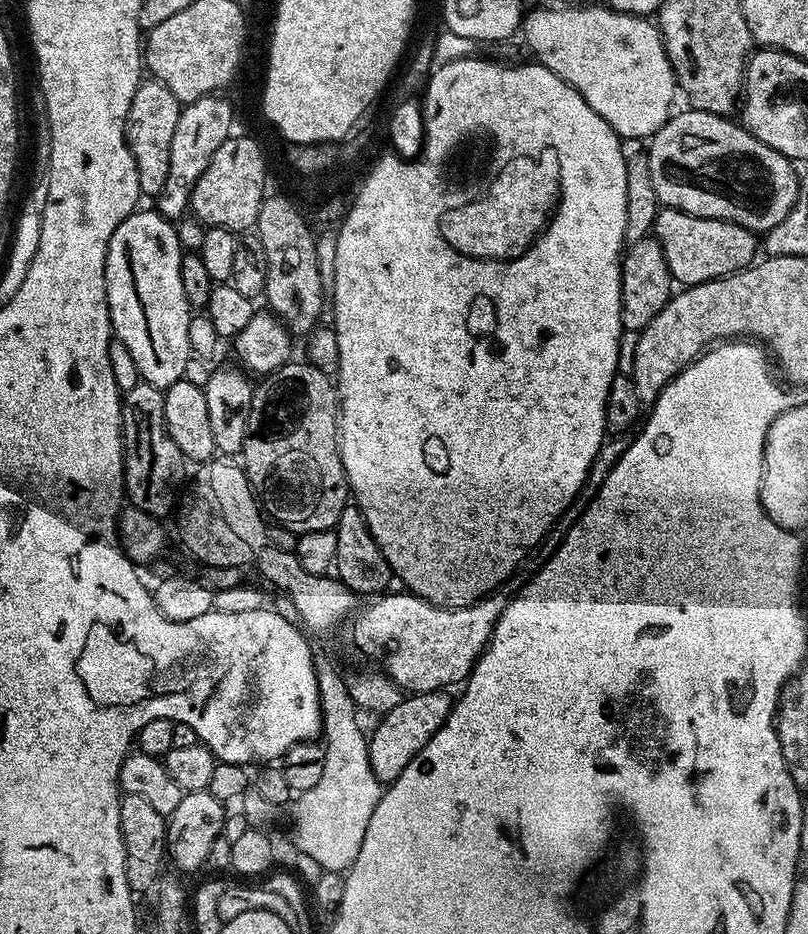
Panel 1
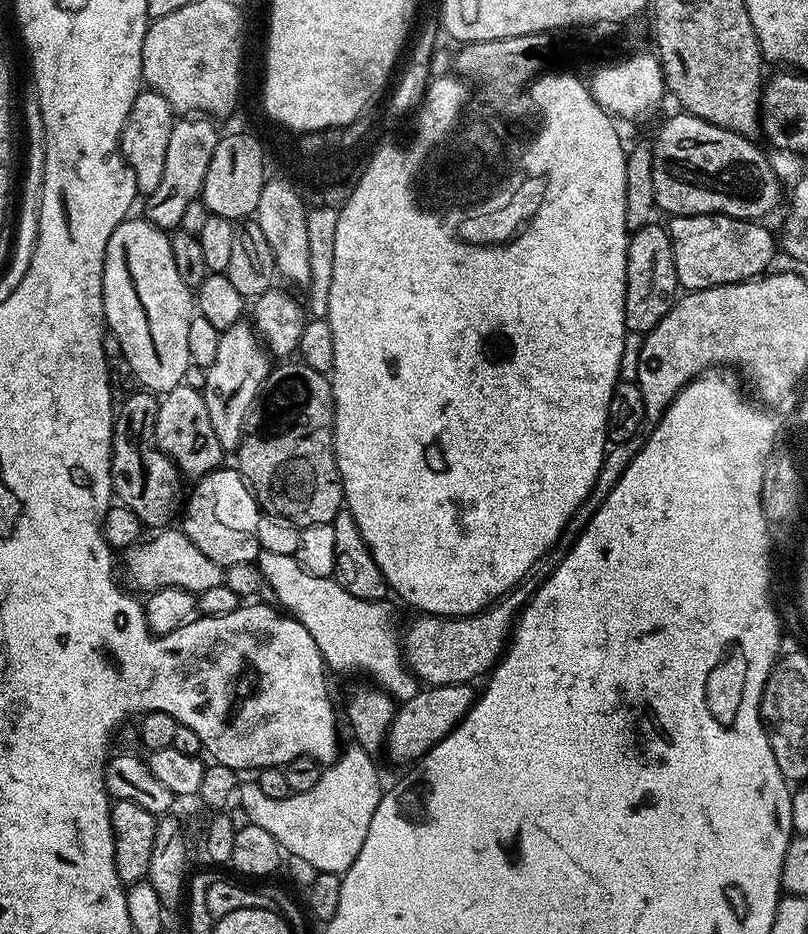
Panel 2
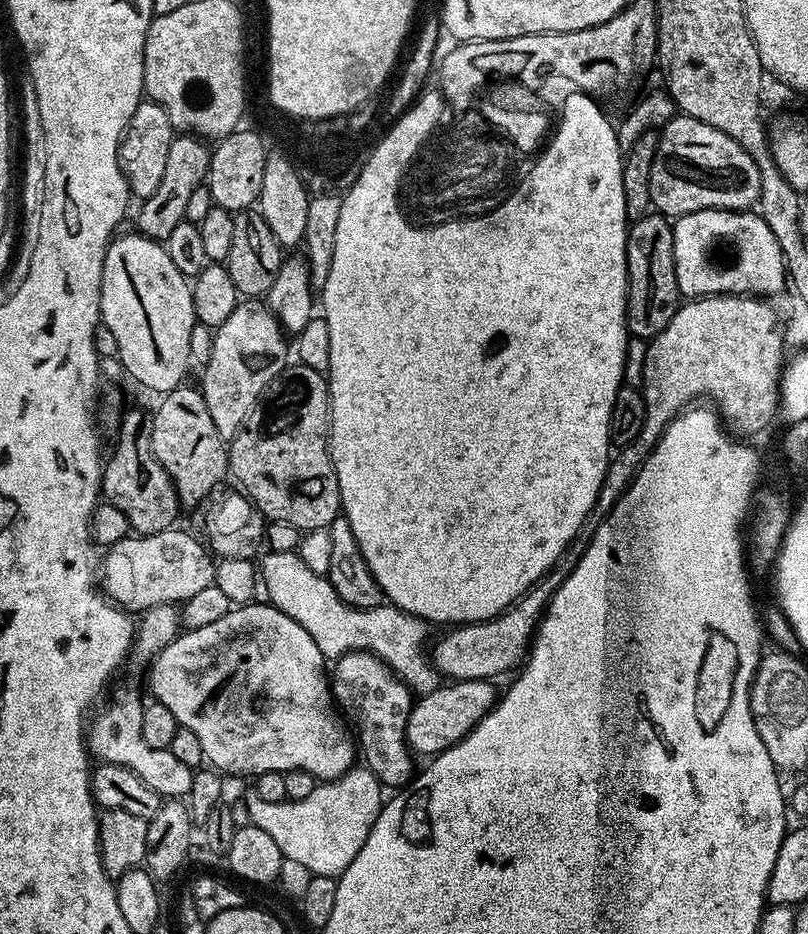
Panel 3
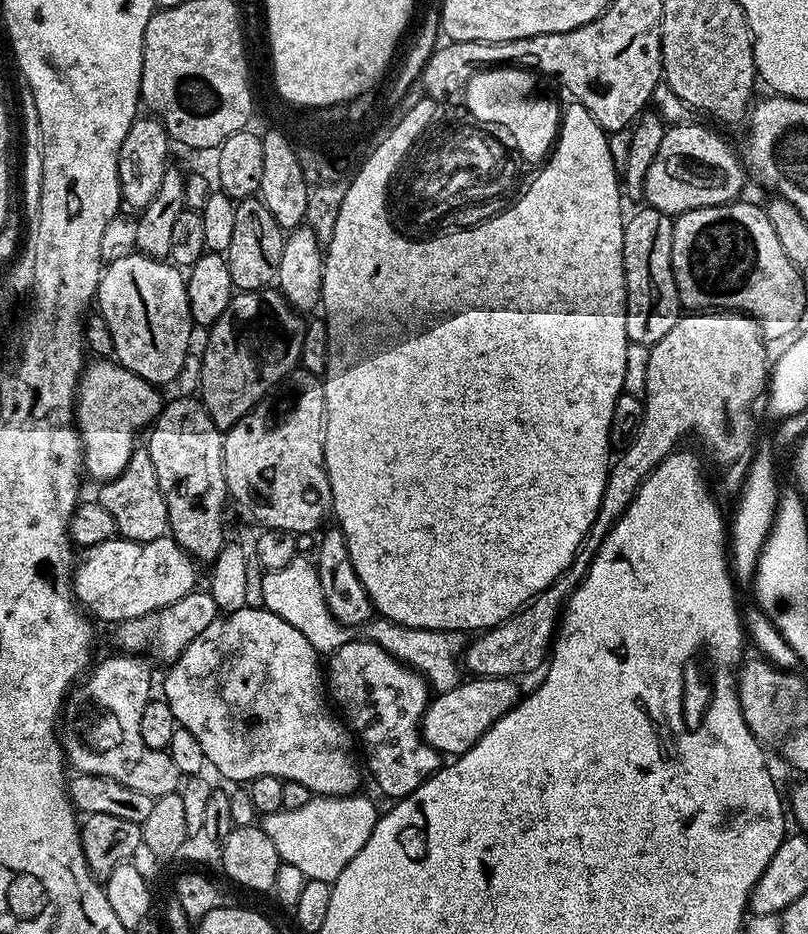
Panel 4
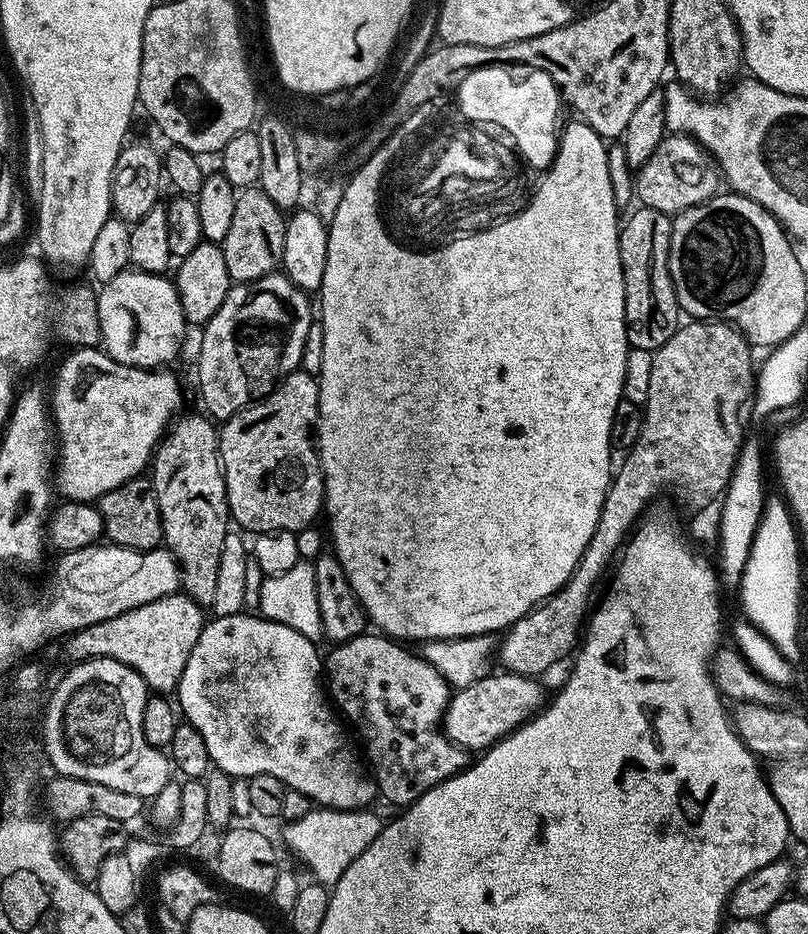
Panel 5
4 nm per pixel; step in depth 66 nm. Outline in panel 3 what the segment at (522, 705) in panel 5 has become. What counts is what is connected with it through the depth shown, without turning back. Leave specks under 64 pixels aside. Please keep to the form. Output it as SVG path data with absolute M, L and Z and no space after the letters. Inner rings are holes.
M457 680L445 683L434 690L434 694L419 697L408 715L408 747L417 757L431 758L469 736L476 723L492 709L498 699L498 692L492 686L492 680Z

